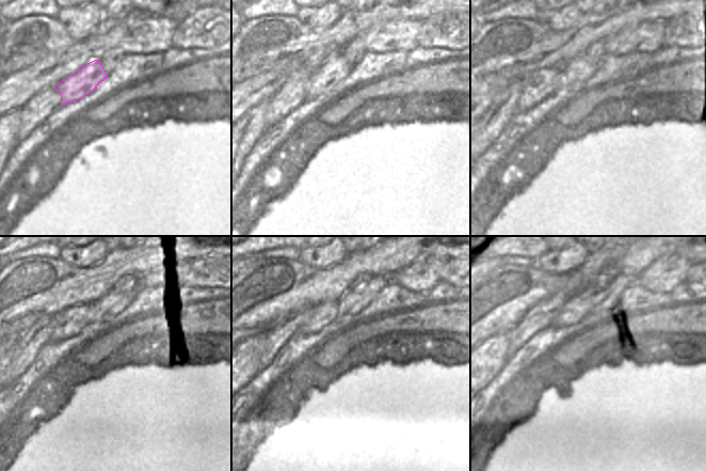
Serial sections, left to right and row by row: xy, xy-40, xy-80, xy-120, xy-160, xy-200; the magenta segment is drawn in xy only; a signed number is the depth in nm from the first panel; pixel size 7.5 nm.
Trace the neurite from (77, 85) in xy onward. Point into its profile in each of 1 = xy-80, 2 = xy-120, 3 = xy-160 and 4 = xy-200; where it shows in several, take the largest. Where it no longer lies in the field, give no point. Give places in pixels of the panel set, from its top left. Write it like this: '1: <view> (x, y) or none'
1: xy-80 (579, 68)
2: xy-120 (112, 303)
3: xy-160 (352, 302)
4: xy-200 (603, 298)

